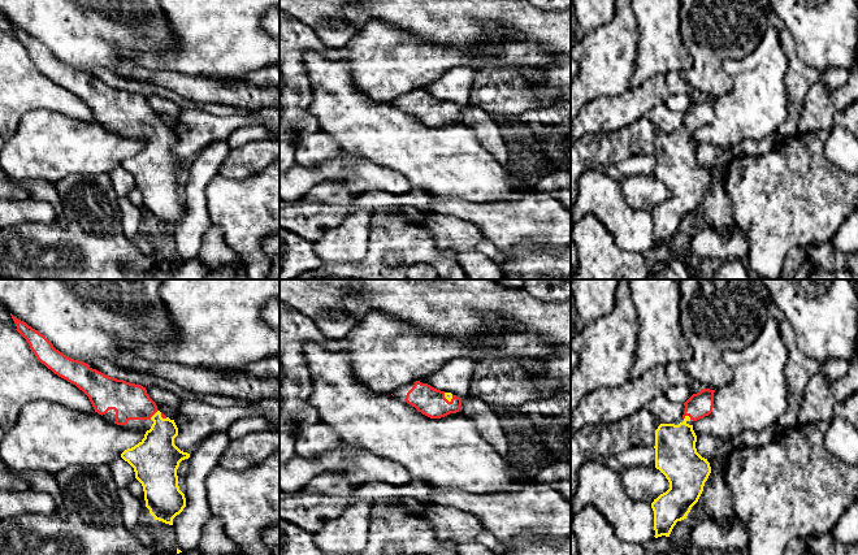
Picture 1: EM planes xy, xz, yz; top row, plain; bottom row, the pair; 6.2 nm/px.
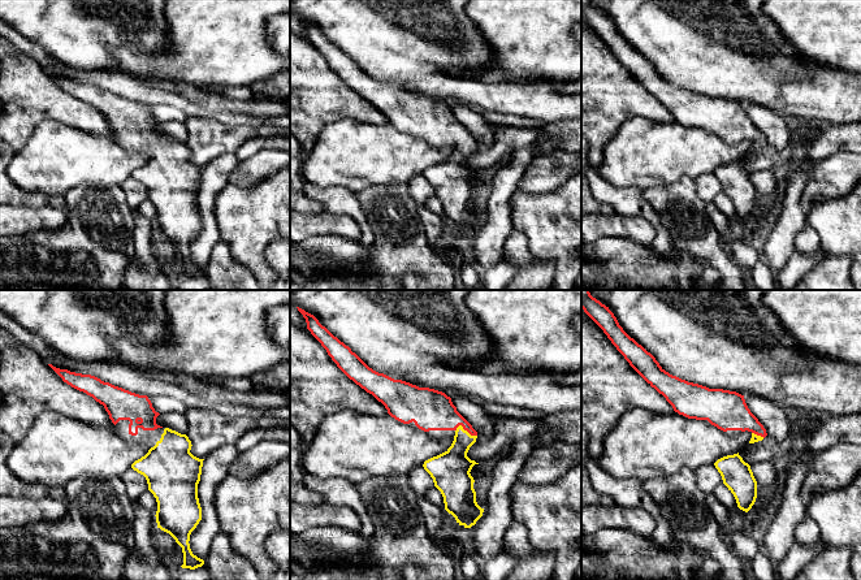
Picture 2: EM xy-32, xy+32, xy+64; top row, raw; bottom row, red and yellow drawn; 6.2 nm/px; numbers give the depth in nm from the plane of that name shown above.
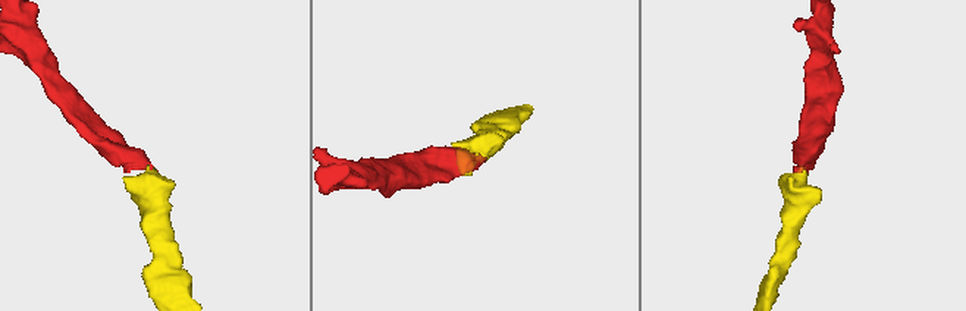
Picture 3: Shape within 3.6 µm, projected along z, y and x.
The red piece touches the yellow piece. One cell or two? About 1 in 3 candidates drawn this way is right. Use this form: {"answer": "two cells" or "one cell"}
{"answer": "one cell"}

